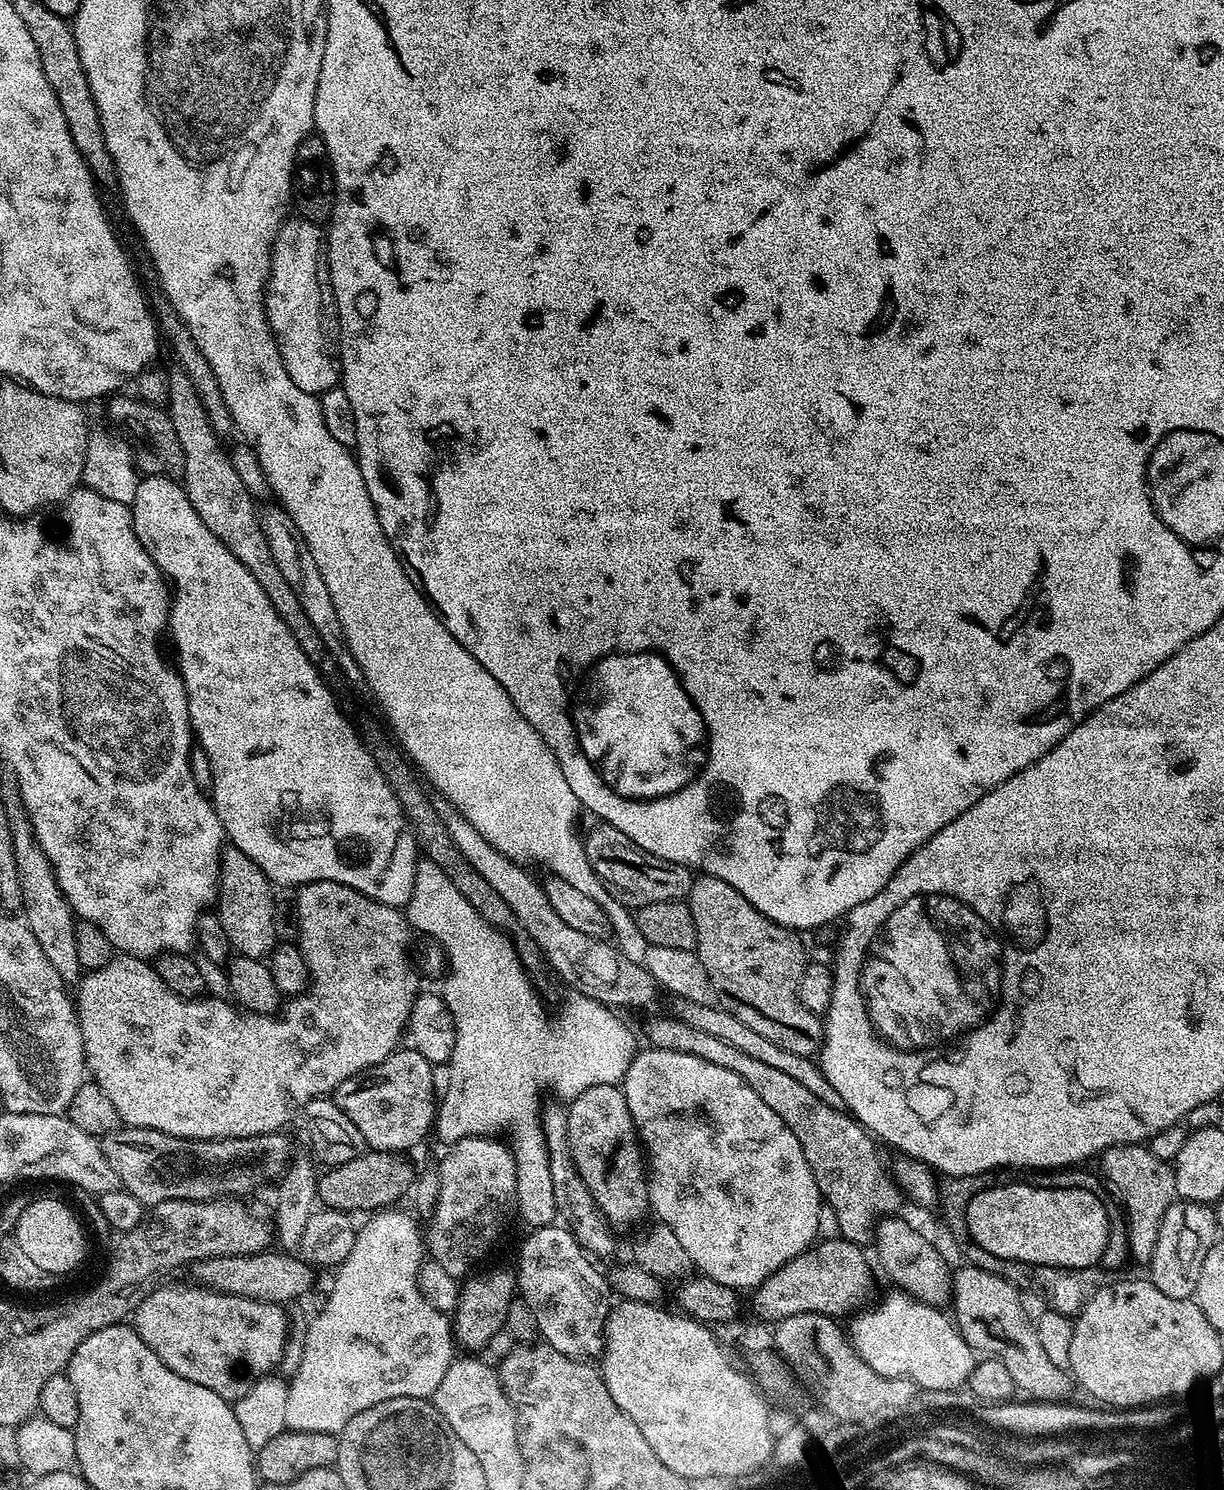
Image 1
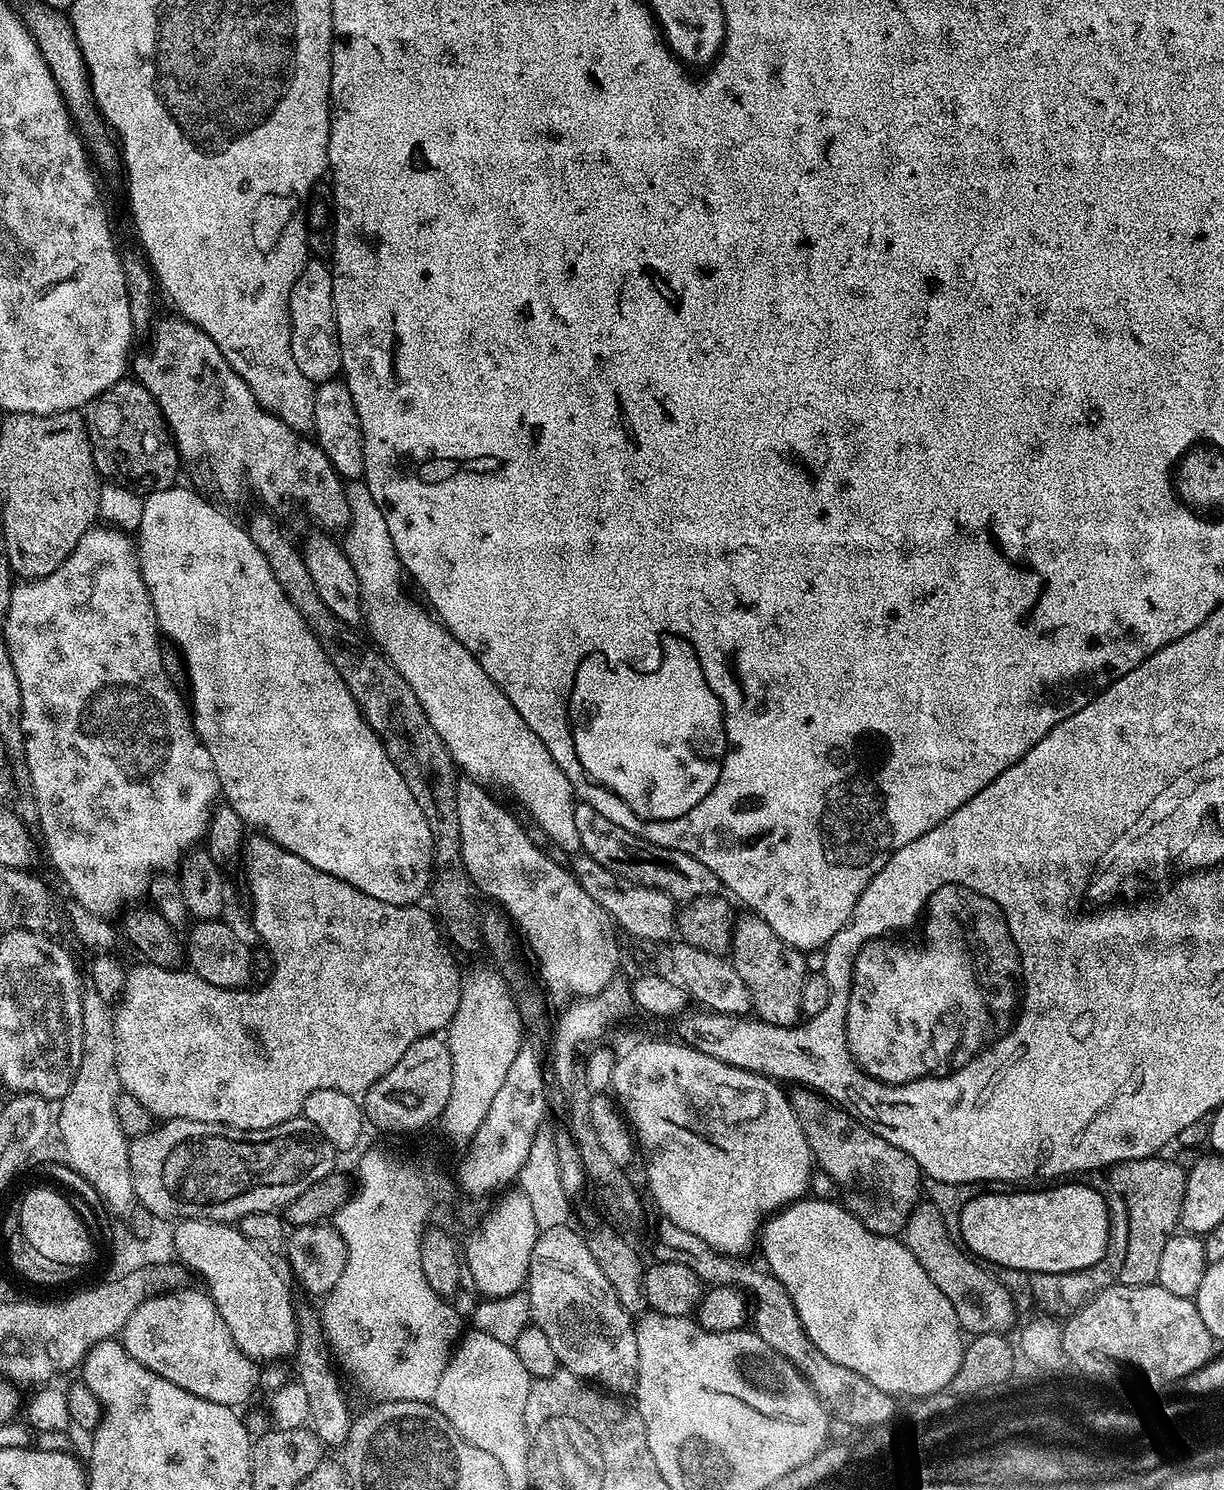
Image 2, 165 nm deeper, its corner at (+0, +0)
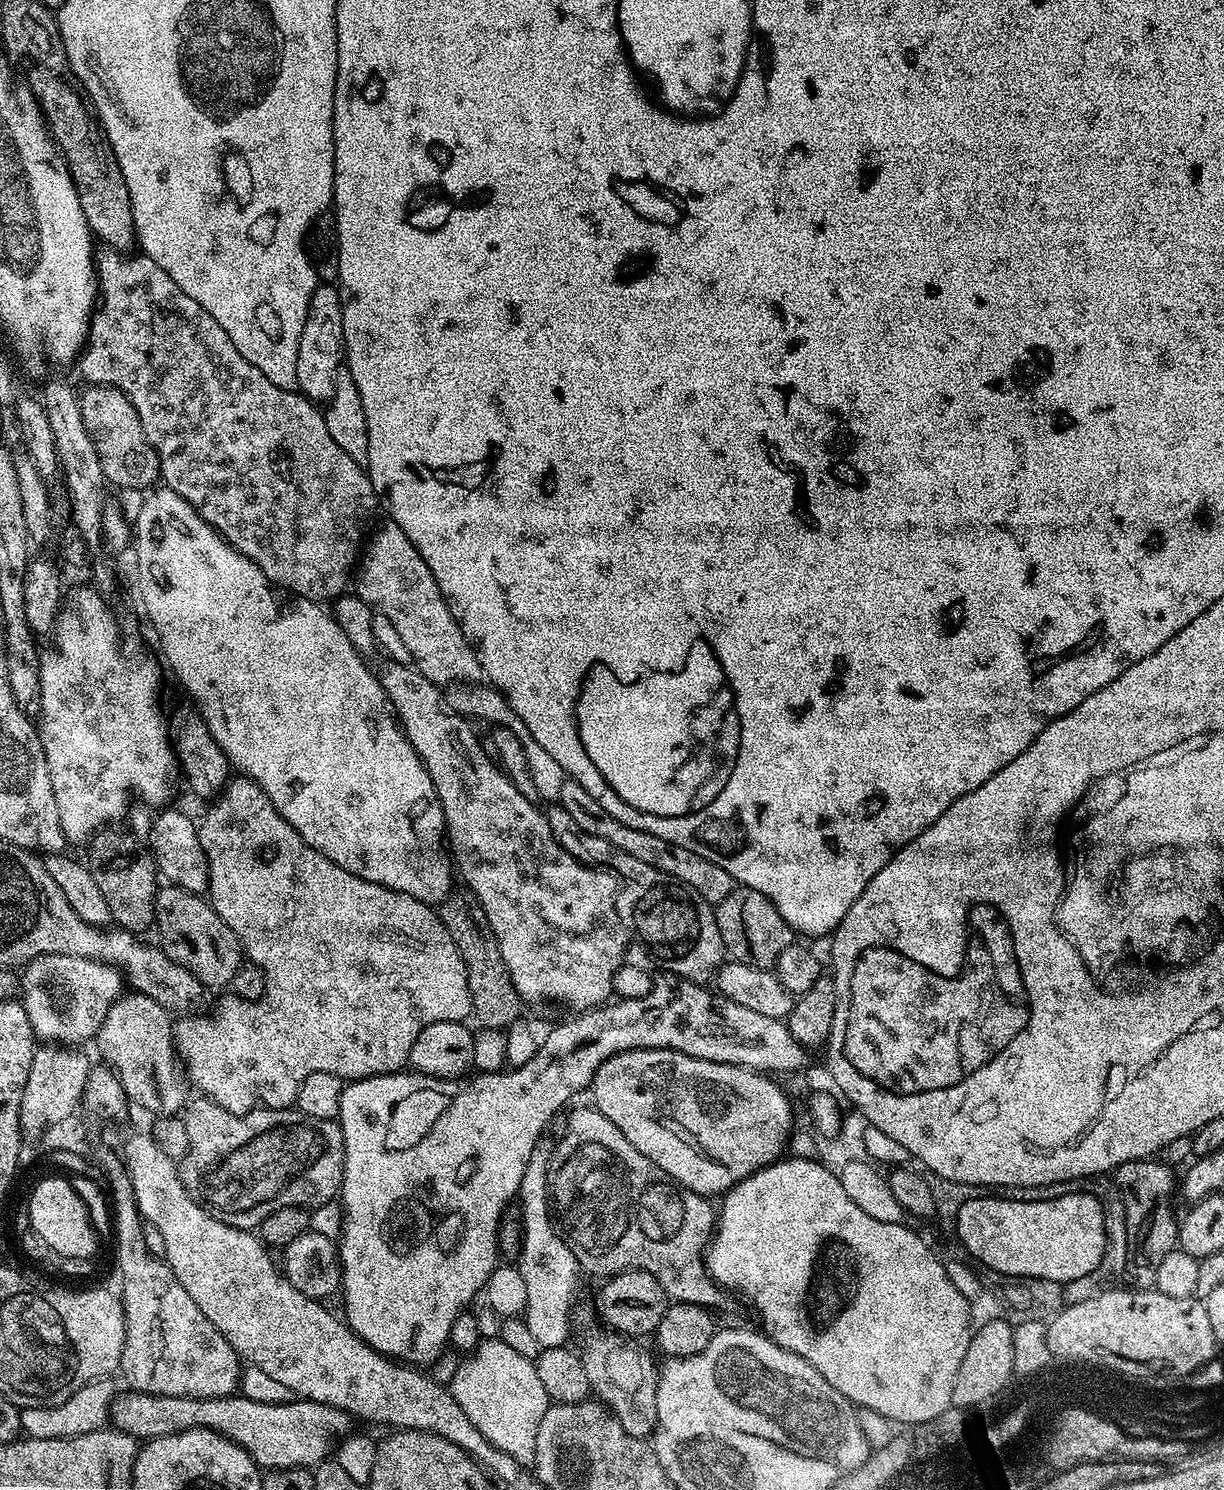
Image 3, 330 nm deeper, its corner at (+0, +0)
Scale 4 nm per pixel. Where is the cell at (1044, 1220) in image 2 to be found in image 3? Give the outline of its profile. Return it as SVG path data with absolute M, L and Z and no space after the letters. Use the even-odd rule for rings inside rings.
M1074 1193L1053 1201L974 1198L956 1215L955 1239L973 1261L1010 1276L1052 1279L1065 1286L1102 1262L1106 1245L1103 1206L1086 1193Z

